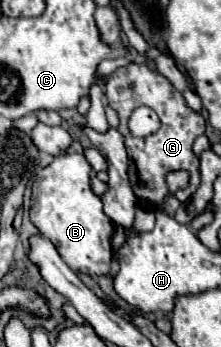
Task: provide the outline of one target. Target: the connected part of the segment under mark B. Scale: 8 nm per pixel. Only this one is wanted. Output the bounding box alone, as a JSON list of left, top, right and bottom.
[29,153,115,275]

